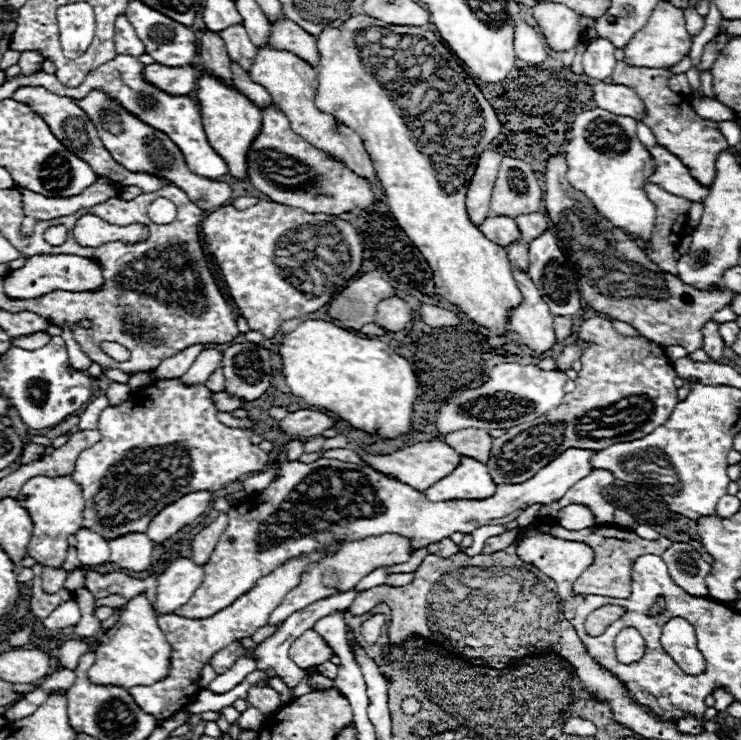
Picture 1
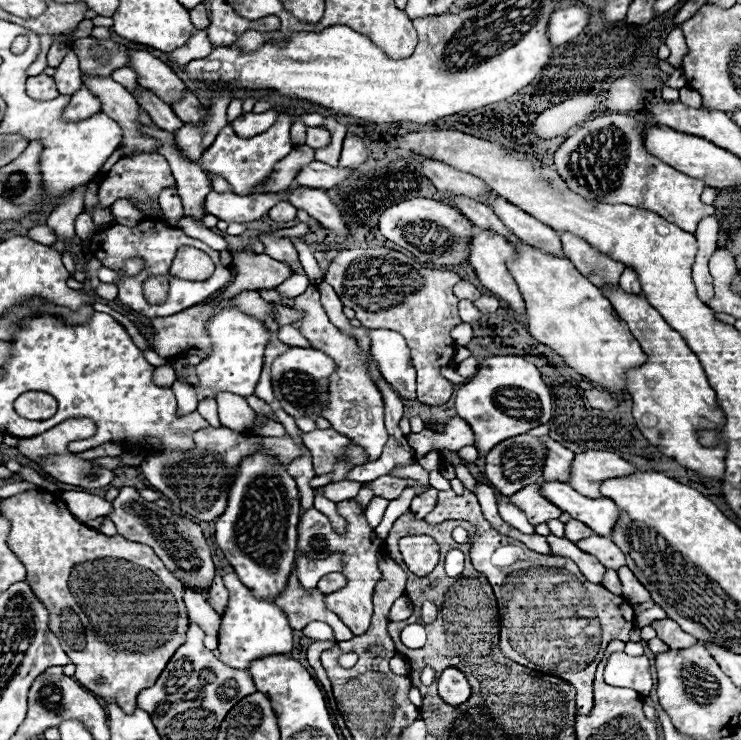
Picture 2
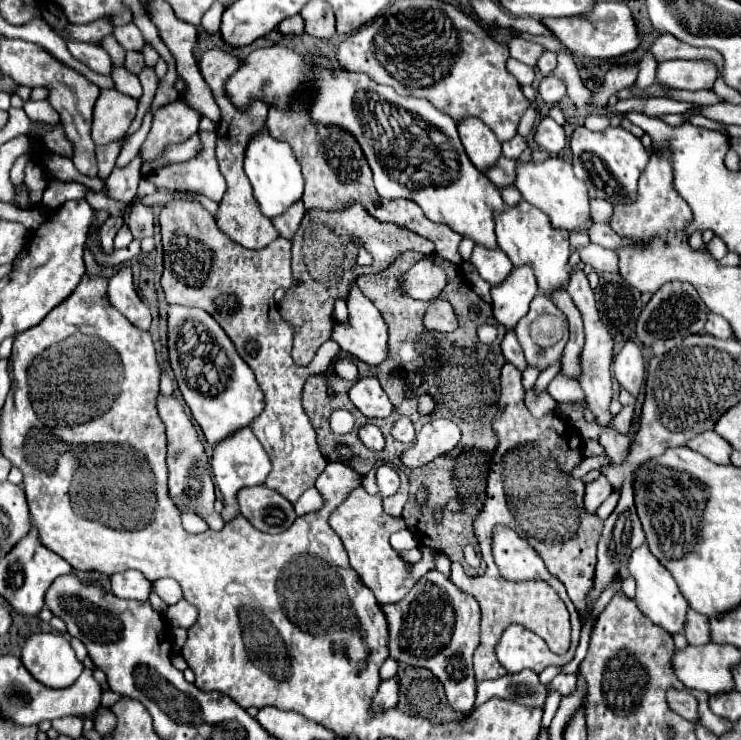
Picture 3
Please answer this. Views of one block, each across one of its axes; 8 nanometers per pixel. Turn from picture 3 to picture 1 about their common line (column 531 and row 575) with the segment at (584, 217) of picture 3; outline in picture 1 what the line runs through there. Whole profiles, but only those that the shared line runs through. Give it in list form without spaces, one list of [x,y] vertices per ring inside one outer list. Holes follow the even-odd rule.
[[[190,558],[176,560],[160,578],[156,590],[156,612],[172,614],[176,608],[184,606],[194,590],[202,584],[204,568],[196,566]]]

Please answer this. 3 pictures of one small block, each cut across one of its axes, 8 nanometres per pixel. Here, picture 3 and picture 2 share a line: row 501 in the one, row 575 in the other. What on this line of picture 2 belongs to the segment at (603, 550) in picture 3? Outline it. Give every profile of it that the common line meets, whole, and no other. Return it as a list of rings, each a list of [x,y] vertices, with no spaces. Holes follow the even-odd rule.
[[[622,566],[618,570],[618,576],[620,576],[620,582],[622,582],[624,598],[630,604],[642,604],[642,602],[648,602],[650,600],[650,592],[646,592],[646,588],[636,580],[636,576],[630,572],[630,568]]]

